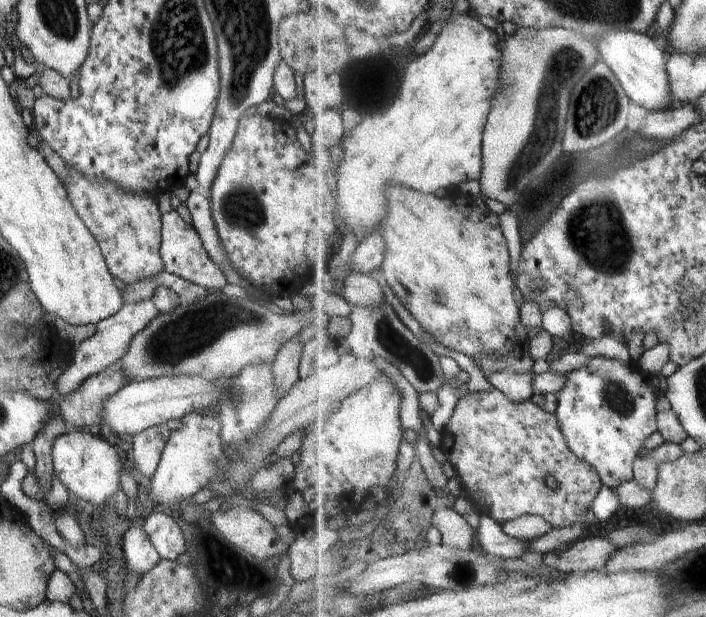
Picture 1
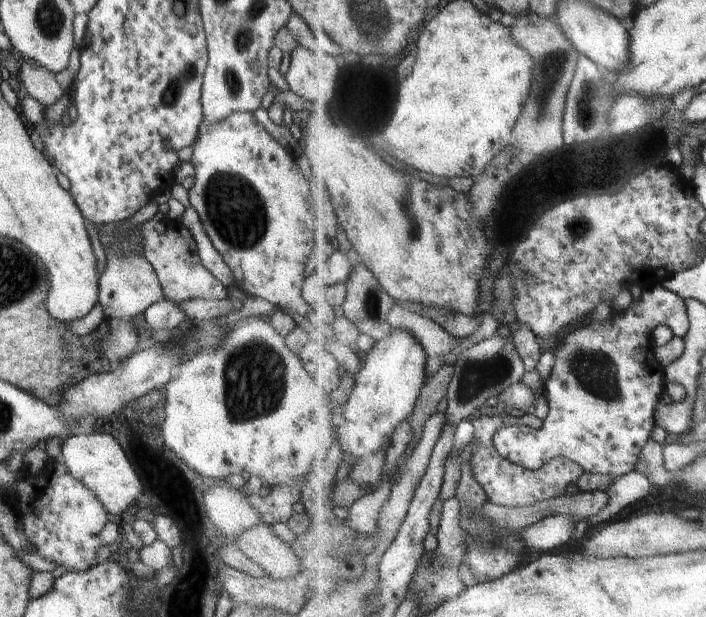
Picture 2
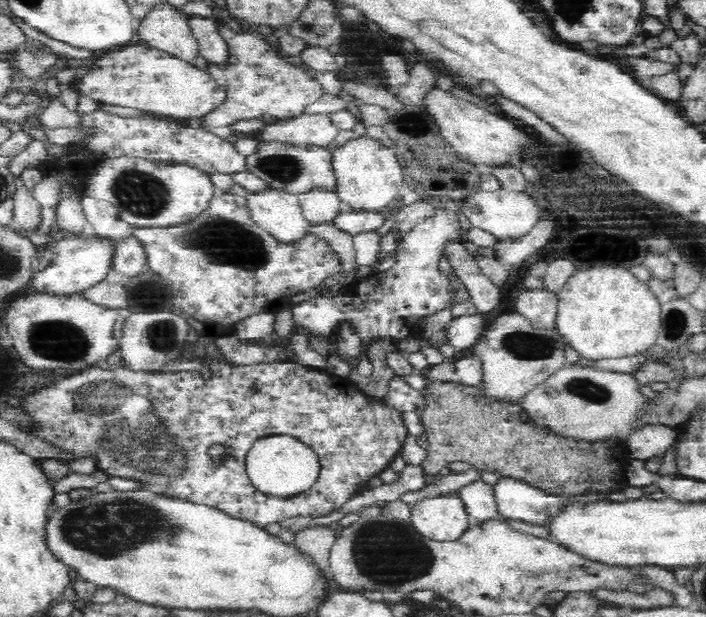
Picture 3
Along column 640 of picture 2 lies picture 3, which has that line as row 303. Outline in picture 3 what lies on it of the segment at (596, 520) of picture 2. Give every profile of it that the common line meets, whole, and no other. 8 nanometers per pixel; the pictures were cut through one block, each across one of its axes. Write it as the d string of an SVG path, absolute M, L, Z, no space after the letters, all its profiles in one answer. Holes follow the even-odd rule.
M448 238L444 242L443 252L451 263L452 271L461 280L461 284L465 286L469 301L474 303L477 312L488 314L488 312L496 310L500 300L502 300L500 289L492 284L488 277L480 273L477 259L470 254L468 249L456 240Z

